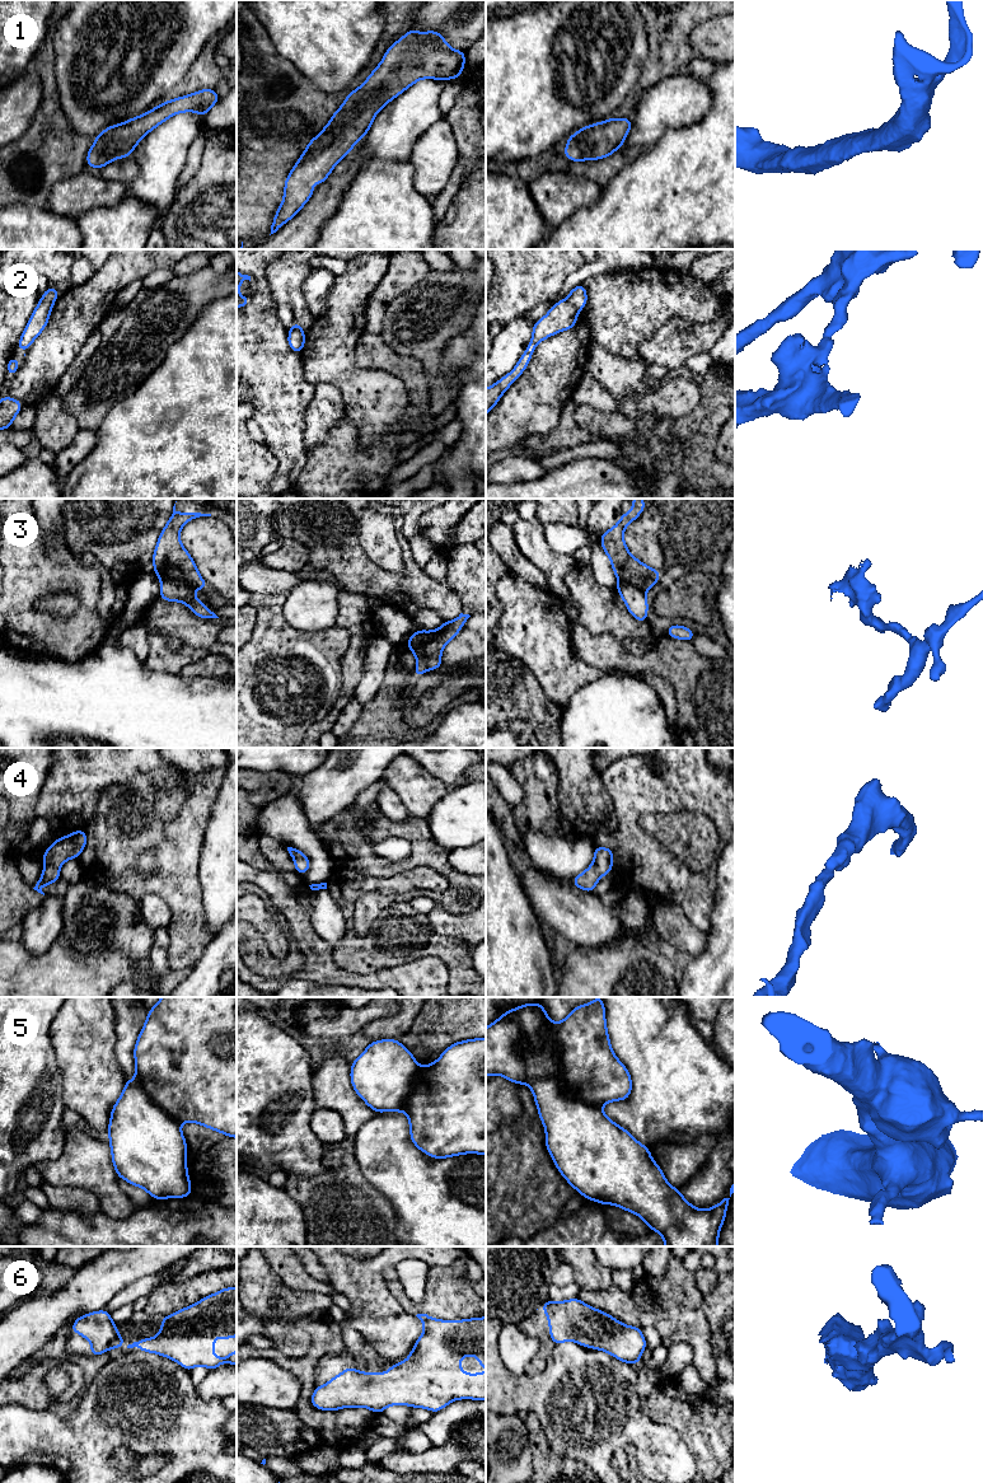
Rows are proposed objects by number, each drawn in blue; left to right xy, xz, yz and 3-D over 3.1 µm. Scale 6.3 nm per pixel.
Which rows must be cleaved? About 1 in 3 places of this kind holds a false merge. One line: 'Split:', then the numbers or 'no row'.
Split: 2, 3

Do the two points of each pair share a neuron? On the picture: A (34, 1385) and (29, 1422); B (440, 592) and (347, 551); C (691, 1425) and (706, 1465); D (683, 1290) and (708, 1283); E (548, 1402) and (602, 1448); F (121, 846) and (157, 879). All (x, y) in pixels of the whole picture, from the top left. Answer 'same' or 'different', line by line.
A: different
B: same
C: same
D: different
E: same
F: same

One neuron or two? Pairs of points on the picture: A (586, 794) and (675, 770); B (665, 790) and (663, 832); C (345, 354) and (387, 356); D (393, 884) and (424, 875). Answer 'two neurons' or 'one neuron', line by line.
A: two neurons
B: two neurons
C: two neurons
D: one neuron

